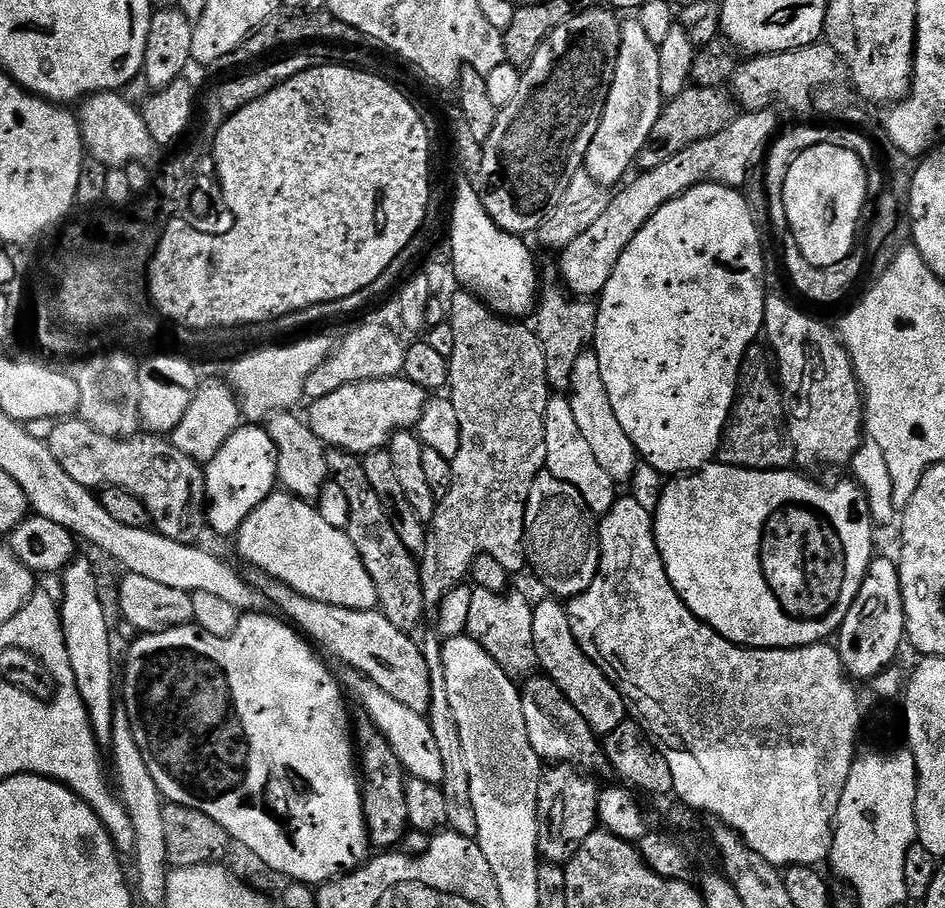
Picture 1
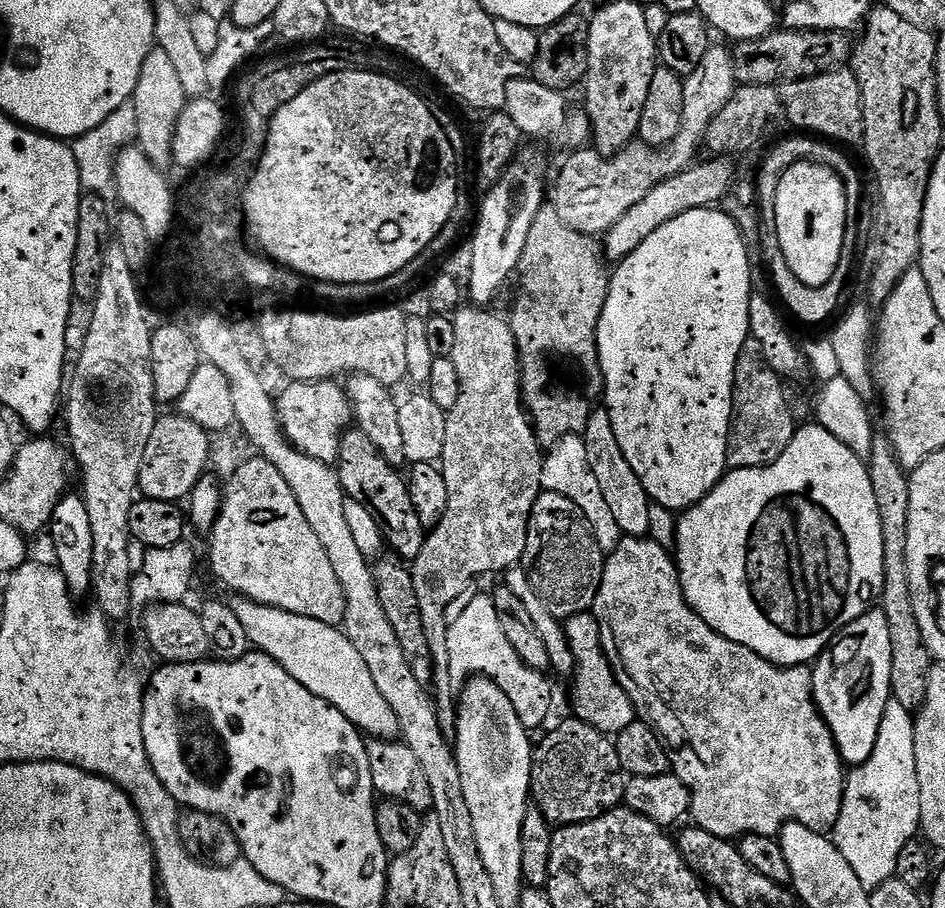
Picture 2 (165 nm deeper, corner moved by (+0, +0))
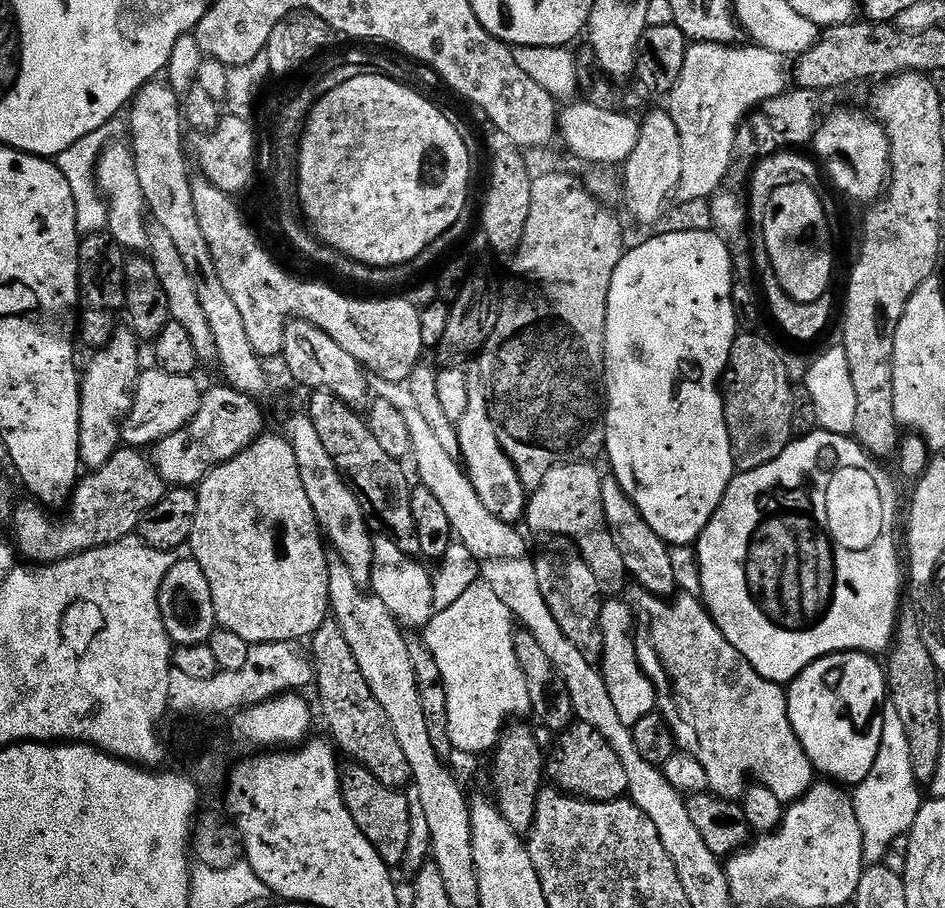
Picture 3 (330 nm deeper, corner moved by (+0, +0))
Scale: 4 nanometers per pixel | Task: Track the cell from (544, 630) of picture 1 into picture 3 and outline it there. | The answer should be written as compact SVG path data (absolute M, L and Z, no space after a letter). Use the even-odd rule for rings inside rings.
M608 598L600 606L600 625L604 639L604 657L599 662L599 669L604 674L606 690L614 698L614 707L618 709L618 718L629 726L637 724L646 714L657 711L656 688L652 679L645 674L638 662L636 653L636 619L627 599Z

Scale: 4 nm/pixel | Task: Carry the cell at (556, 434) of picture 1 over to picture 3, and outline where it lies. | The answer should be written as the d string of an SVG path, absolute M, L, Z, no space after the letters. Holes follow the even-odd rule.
M573 462L560 464L550 470L550 474L542 478L542 486L538 486L529 495L526 509L527 531L552 532L548 534L574 541L586 566L594 570L594 578L598 578L601 593L605 597L616 598L625 591L624 580L627 581L629 575L626 562L622 562L622 554L618 554L618 546L614 546L612 531L604 520L601 473L596 473L592 467L588 462Z

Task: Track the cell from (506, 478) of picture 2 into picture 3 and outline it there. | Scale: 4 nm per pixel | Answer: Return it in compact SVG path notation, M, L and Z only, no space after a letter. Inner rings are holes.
M479 378L470 379L470 402L466 402L466 414L462 414L456 424L460 443L459 459L478 498L482 498L482 503L486 505L486 510L490 510L490 514L502 518L508 524L516 524L525 519L529 493L522 486L518 470L510 462L506 450L502 450L498 442L488 402L488 389L484 387L484 381Z

